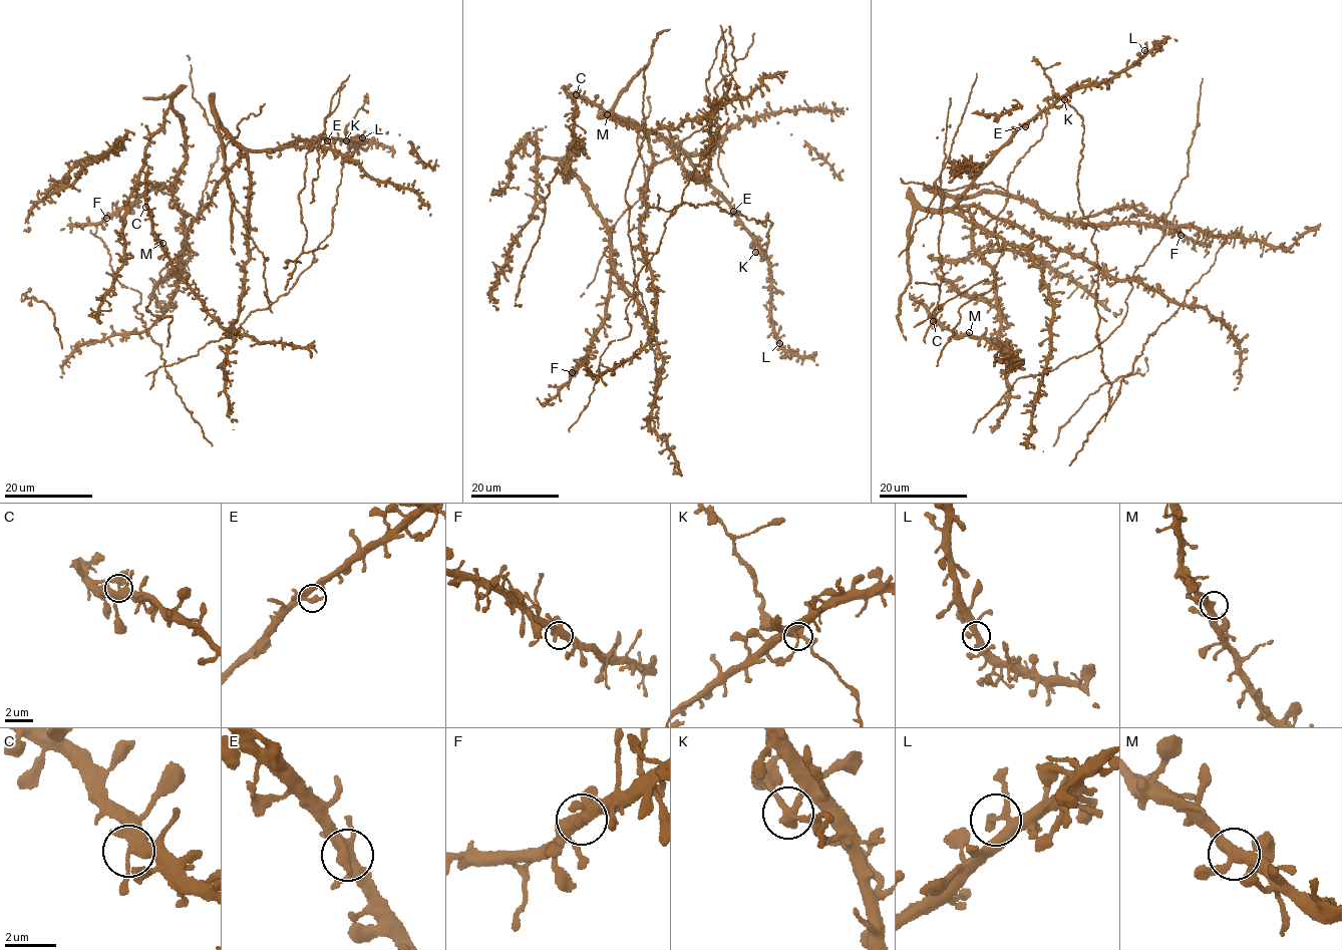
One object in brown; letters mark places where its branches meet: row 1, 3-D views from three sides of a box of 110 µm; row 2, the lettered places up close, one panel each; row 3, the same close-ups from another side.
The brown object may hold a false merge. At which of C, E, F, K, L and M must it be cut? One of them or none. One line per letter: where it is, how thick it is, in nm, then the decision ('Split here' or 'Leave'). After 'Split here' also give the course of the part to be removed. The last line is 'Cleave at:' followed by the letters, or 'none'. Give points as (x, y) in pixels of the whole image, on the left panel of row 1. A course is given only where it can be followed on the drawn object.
C: Place: (145, 207). Thickness 400 nm. Leave
E: Place: (327, 140). Thickness 320 nm. Leave
F: Place: (106, 218). Thickness 420 nm. Leave
K: Place: (346, 140). Thickness 280 nm. Split here. Course of the part to remove: (345, 139), (331, 233), (312, 264), (230, 337), (163, 365), (149, 389)
L: Place: (362, 137). Thickness 240 nm. Leave
M: Place: (162, 243). Thickness 360 nm. Leave
Cleave at: K

